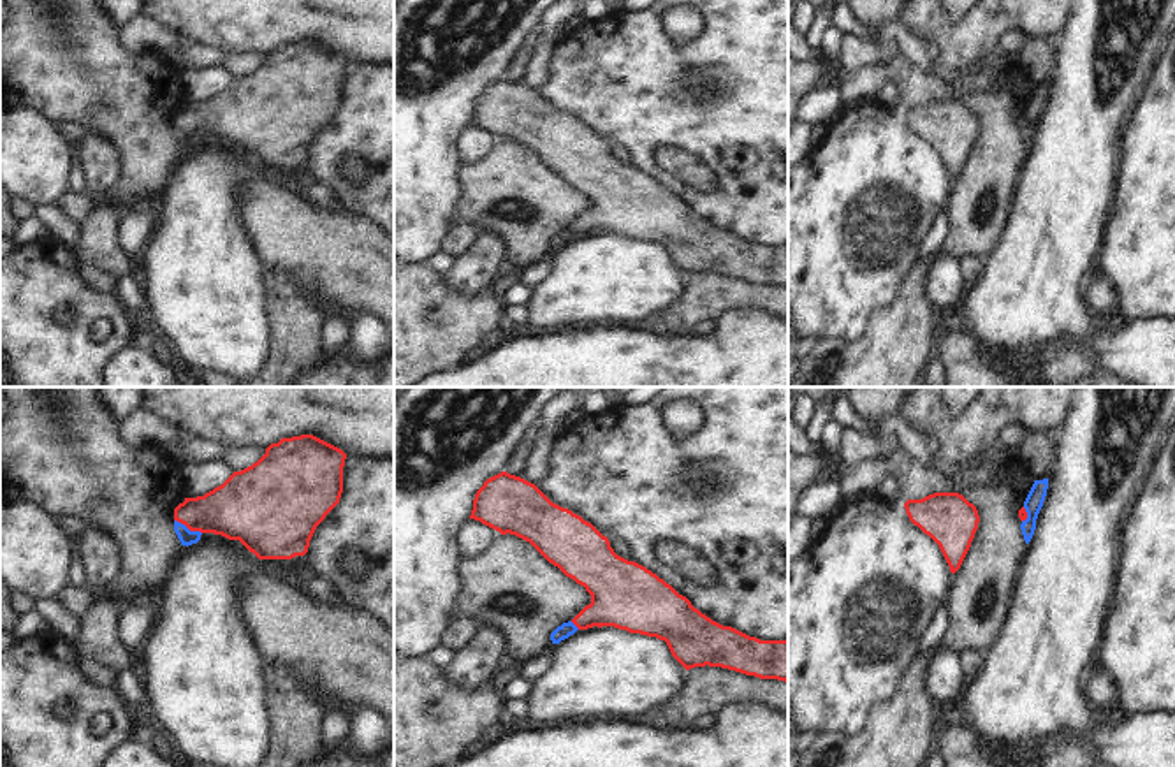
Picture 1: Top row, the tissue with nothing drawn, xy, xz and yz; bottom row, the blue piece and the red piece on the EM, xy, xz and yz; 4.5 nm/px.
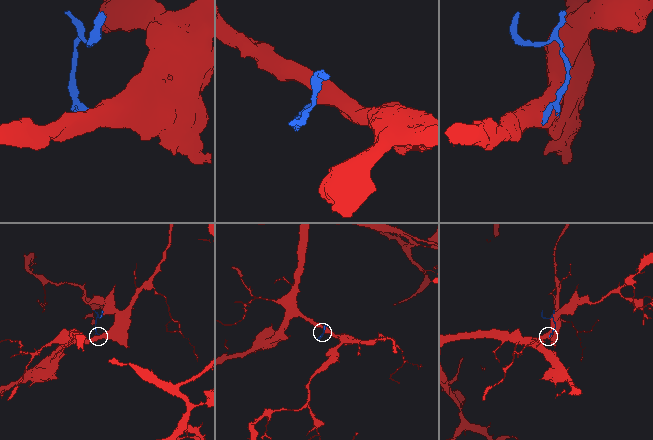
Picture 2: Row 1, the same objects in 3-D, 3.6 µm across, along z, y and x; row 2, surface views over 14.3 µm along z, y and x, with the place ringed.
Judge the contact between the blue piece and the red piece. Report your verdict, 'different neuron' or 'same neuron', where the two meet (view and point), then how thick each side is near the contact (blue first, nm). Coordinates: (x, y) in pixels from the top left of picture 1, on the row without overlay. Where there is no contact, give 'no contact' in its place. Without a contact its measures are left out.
different neuron; meets blue in xy at (187, 134); 70 nm thick on the blue side, 280 nm on the other

